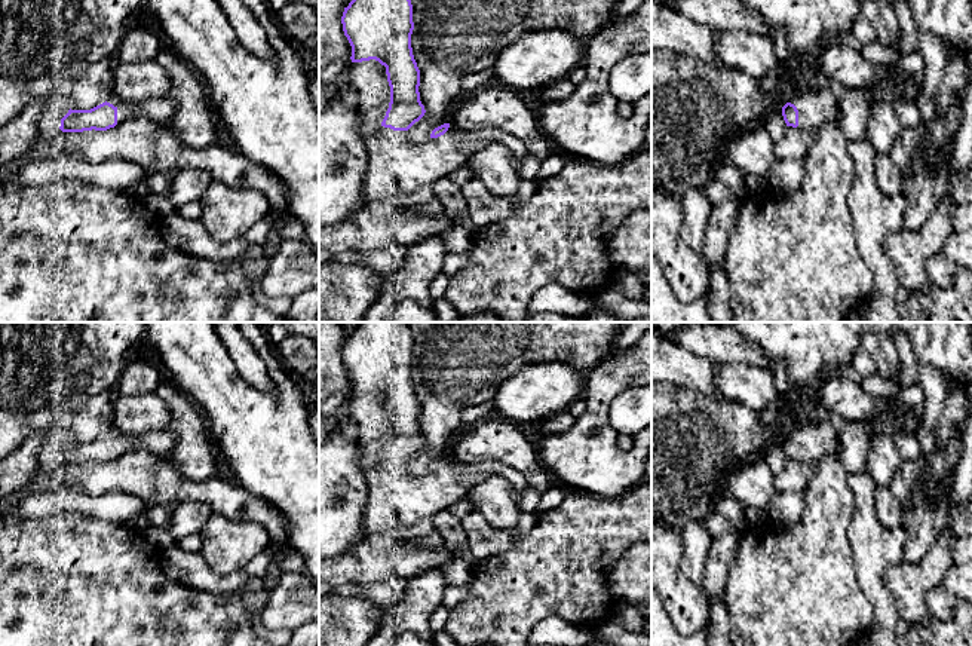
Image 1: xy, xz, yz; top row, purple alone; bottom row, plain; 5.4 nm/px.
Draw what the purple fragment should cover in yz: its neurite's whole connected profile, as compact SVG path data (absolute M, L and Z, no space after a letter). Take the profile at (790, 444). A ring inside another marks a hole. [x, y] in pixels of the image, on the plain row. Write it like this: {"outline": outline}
{"outline": "M827 422L792 428L782 440L787 459L816 465L838 450L838 432Z"}

